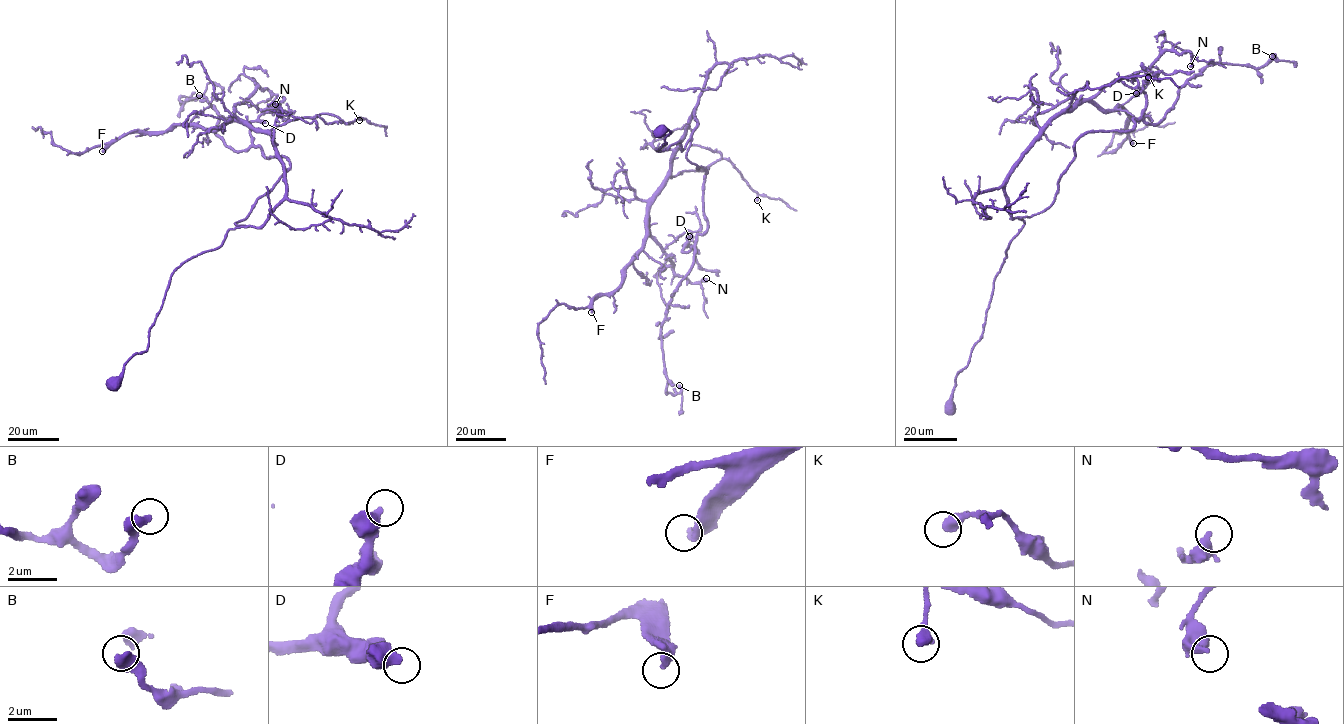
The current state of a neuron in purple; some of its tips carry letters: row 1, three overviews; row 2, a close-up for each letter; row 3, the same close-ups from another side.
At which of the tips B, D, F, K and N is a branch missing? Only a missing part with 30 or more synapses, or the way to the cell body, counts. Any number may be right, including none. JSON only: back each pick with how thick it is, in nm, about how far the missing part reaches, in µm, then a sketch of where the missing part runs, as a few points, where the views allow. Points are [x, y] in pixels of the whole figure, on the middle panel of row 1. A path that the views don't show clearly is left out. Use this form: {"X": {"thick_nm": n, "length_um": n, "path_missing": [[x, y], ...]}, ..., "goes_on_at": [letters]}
{"F": {"thick_nm": 380, "length_um": 60, "path_missing": [[591, 312], [588, 328], [590, 348], [584, 360], [570, 357], [560, 350], [539, 325], [534, 332]]}, "goes_on_at": ["F"]}

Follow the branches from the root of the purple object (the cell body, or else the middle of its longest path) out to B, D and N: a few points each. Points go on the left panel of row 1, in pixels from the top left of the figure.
B: (113, 382), (171, 274), (290, 167), (231, 149), (206, 98), (179, 100), (199, 95)
D: (113, 382), (147, 348), (171, 274), (247, 226), (234, 224), (290, 167), (252, 144), (251, 122), (265, 123)
N: (113, 382), (147, 348), (175, 270), (283, 198), (270, 135), (233, 118), (256, 84), (275, 104)

